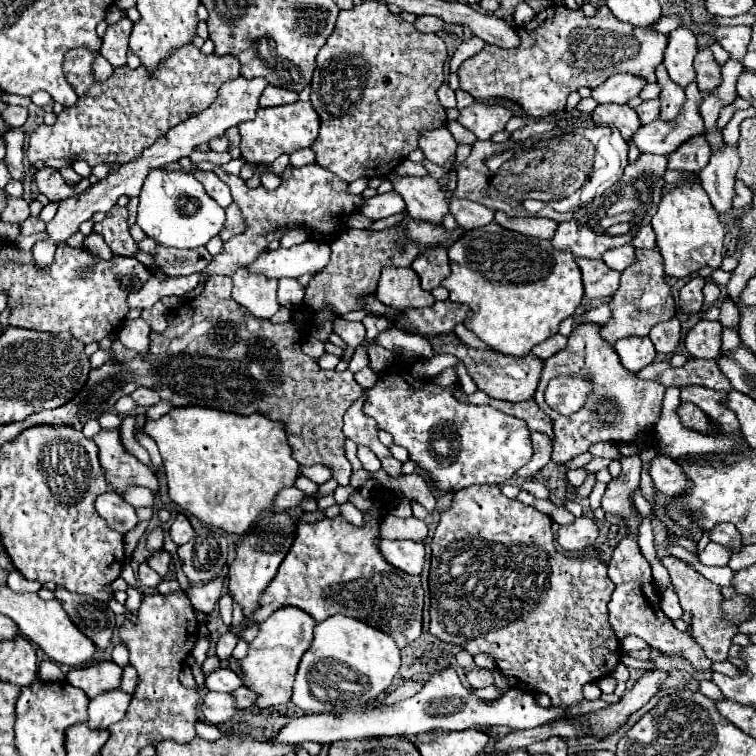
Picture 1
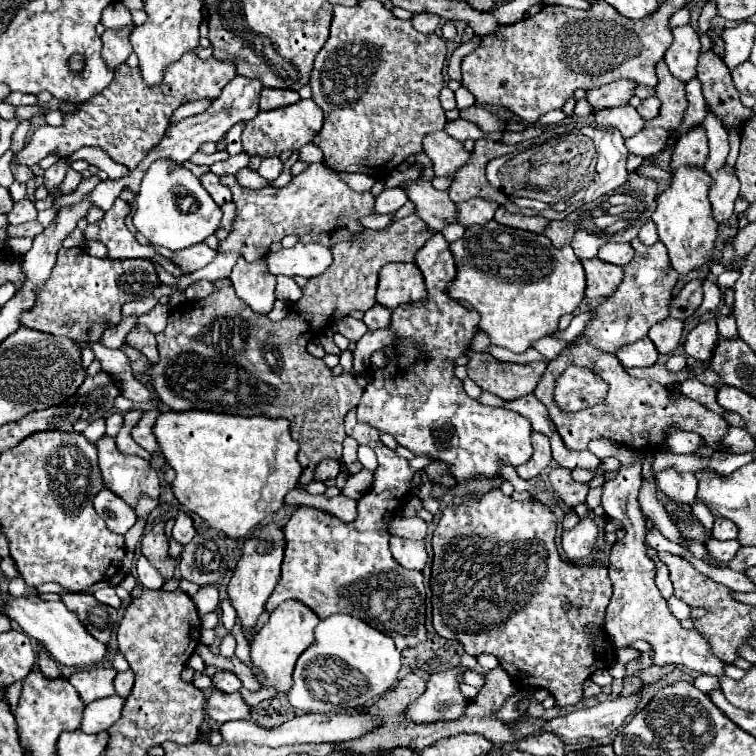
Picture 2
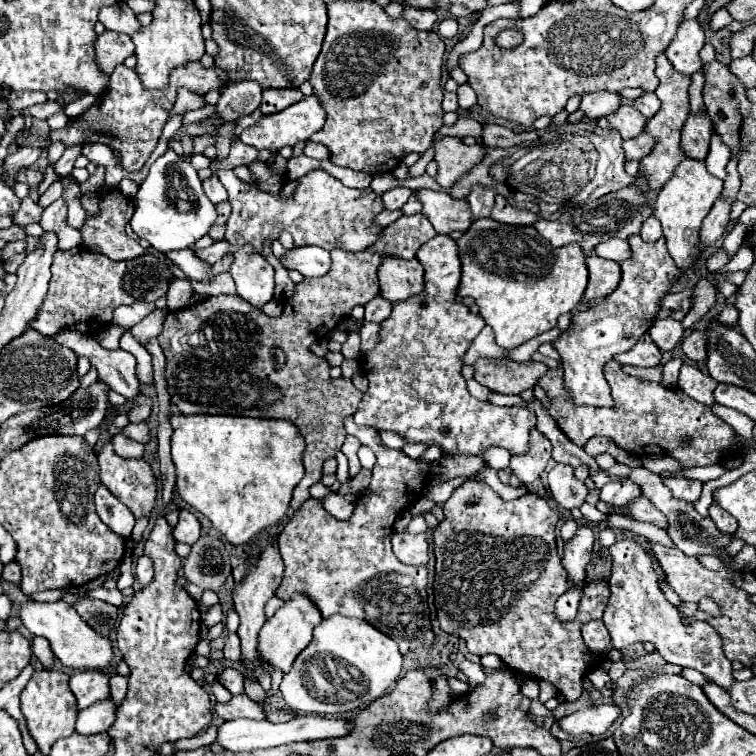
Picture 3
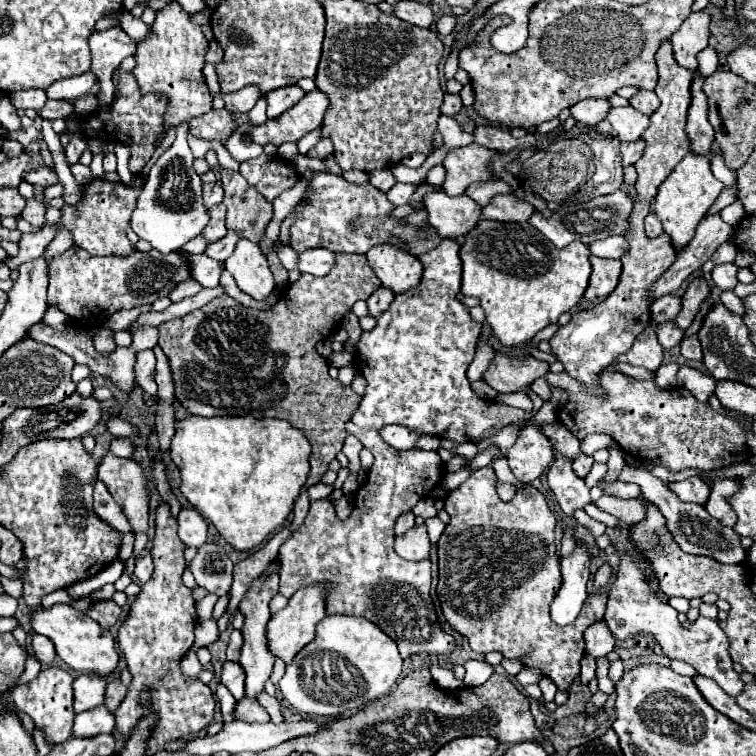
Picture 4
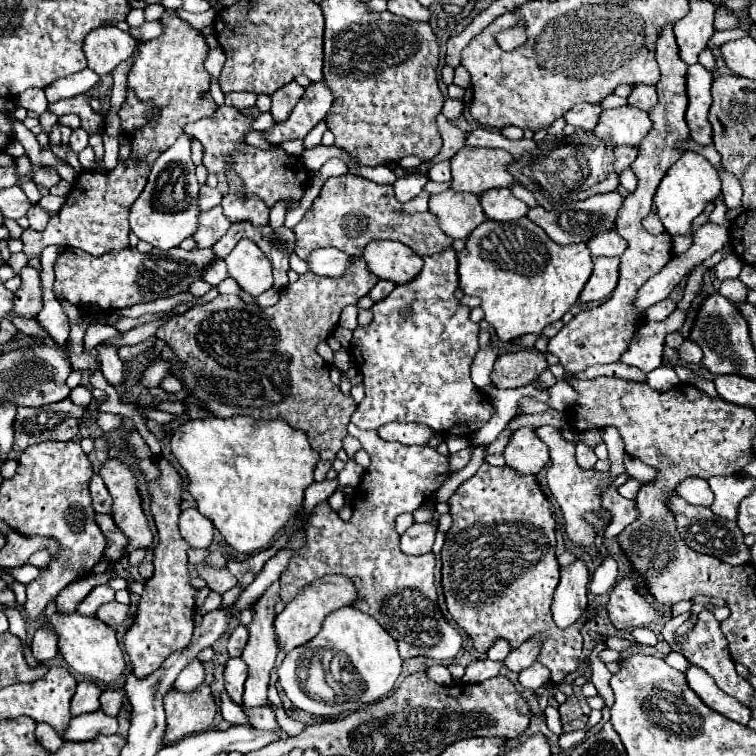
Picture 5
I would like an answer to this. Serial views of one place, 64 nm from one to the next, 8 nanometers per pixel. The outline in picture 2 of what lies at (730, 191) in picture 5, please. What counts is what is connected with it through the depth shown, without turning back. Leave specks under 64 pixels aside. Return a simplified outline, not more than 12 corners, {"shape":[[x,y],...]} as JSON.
{"shape":[[706,114],[710,156],[704,170],[714,172],[724,164],[730,150],[728,134],[722,124]]}

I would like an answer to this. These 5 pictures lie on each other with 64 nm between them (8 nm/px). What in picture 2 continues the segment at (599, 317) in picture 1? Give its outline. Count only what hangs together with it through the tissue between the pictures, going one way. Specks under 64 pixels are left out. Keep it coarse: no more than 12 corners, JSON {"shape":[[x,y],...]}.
{"shape":[[592,312],[574,316],[564,332],[554,336],[572,342],[592,318]]}

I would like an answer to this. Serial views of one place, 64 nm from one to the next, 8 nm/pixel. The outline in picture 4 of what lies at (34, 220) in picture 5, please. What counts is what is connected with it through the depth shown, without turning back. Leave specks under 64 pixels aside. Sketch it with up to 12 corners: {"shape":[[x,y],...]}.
{"shape":[[26,200],[20,214],[32,226],[44,226],[44,204]]}

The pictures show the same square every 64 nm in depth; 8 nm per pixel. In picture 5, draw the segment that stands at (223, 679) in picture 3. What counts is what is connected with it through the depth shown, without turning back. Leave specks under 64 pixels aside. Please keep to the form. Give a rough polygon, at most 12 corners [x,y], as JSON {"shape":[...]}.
{"shape":[[230,658],[224,666],[226,690],[242,704],[248,666],[242,658]]}

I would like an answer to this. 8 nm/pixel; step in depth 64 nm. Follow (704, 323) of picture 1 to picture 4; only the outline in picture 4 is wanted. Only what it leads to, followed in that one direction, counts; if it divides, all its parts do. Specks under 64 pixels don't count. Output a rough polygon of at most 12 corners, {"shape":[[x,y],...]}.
{"shape":[[696,336],[684,338],[680,352],[688,360],[702,360]]}

